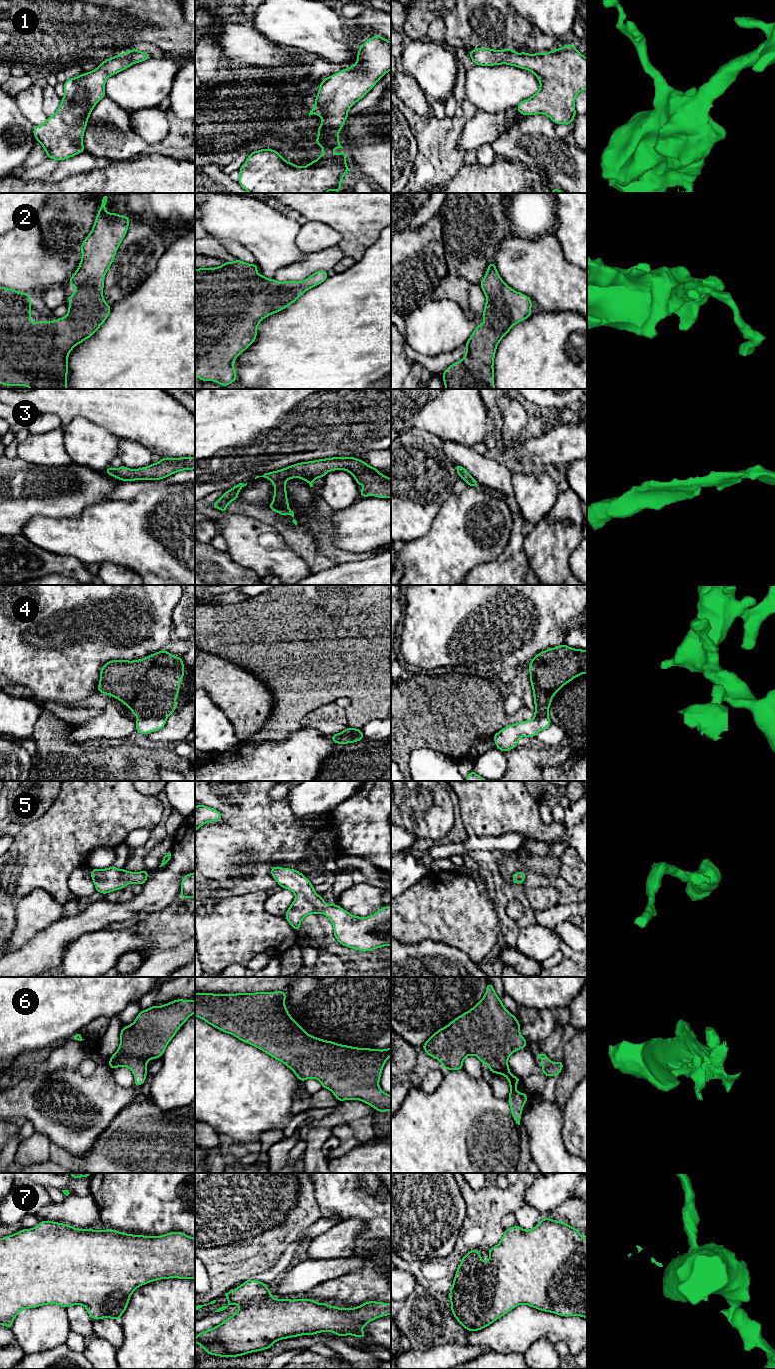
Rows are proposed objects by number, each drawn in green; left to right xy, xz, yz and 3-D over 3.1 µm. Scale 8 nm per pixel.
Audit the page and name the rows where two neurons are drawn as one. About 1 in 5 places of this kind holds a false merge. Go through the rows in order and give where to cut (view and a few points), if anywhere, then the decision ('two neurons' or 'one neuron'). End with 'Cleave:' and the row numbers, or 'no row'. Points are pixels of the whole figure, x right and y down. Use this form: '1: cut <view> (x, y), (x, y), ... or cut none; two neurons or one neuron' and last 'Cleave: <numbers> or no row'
1: cut none; one neuron
2: cut none; one neuron
3: cut none; one neuron
4: cut xy (165, 717), (141, 716), (139, 718); two neurons
5: cut none; one neuron
6: cut none; one neuron
7: cut none; one neuron
Cleave: 4

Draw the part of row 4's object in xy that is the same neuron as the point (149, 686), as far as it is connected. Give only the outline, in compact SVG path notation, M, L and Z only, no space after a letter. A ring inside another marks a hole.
M165 649L139 660L111 660L101 668L98 693L120 700L139 718L167 718L177 707L175 699L180 690L180 680L184 678L182 657L171 655Z

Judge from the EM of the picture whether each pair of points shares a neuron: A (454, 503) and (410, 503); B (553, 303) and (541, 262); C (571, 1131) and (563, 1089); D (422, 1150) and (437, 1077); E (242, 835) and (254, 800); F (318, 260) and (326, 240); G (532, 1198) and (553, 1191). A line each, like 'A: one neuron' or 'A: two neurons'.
A: two neurons
B: one neuron
C: two neurons
D: two neurons
E: one neuron
F: two neurons
G: one neuron

